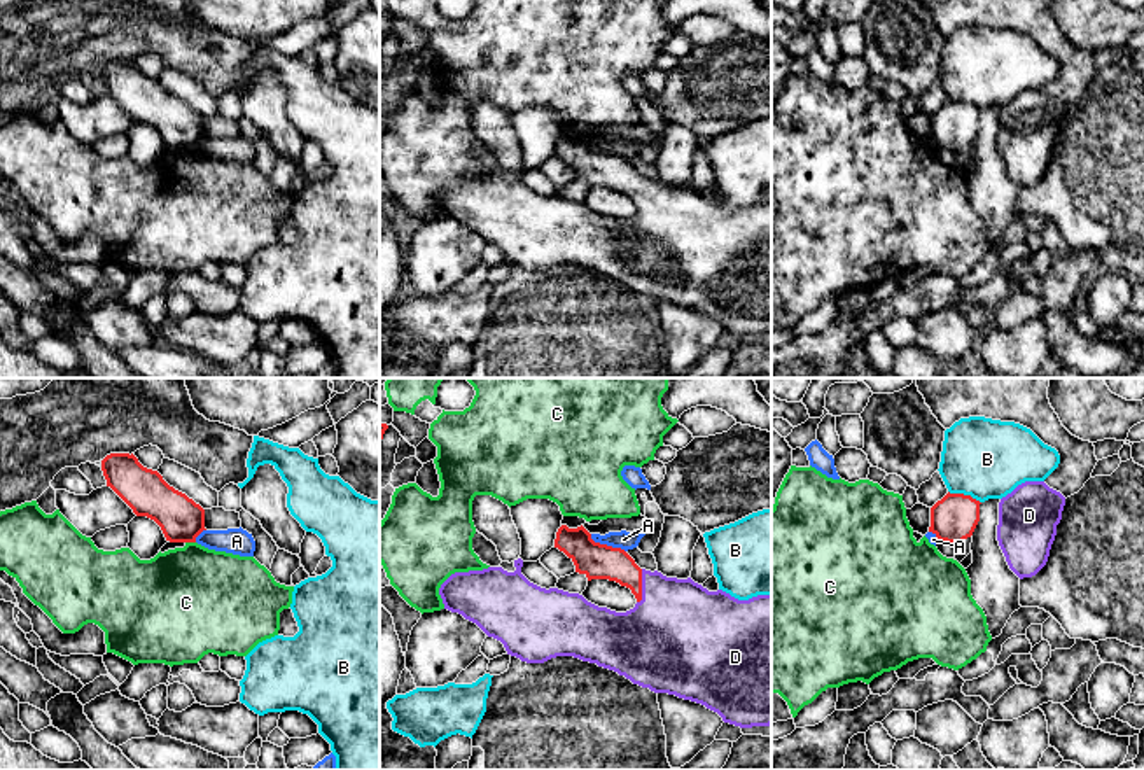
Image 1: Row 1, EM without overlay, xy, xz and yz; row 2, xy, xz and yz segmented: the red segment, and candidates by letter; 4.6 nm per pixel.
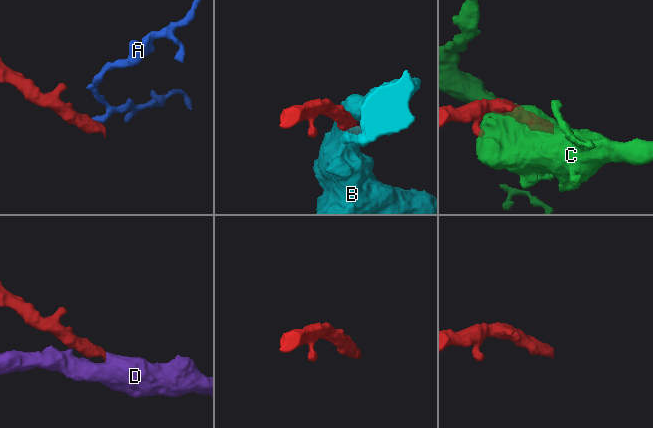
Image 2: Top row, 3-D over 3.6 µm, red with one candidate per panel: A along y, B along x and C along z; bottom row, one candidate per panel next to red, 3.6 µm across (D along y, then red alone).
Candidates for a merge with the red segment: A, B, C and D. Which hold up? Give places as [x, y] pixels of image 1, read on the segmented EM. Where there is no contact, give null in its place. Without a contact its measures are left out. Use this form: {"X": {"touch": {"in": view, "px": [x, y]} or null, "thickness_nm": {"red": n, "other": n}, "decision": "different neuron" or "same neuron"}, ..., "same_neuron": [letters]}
{"A": {"touch": {"in": "xz", "px": [606, 545]}, "thickness_nm": {"red": 160, "other": 90}, "decision": "different neuron"}, "B": {"touch": {"in": "yz", "px": [962, 494]}, "thickness_nm": {"red": 220, "other": 360}, "decision": "different neuron"}, "C": {"touch": {"in": "xy", "px": [191, 541]}, "thickness_nm": {"red": 200, "other": 460}, "decision": "different neuron"}, "D": {"touch": {"in": "xz", "px": [641, 587]}, "thickness_nm": {"red": 160, "other": 420}, "decision": "same neuron"}, "same_neuron": ["D"]}

